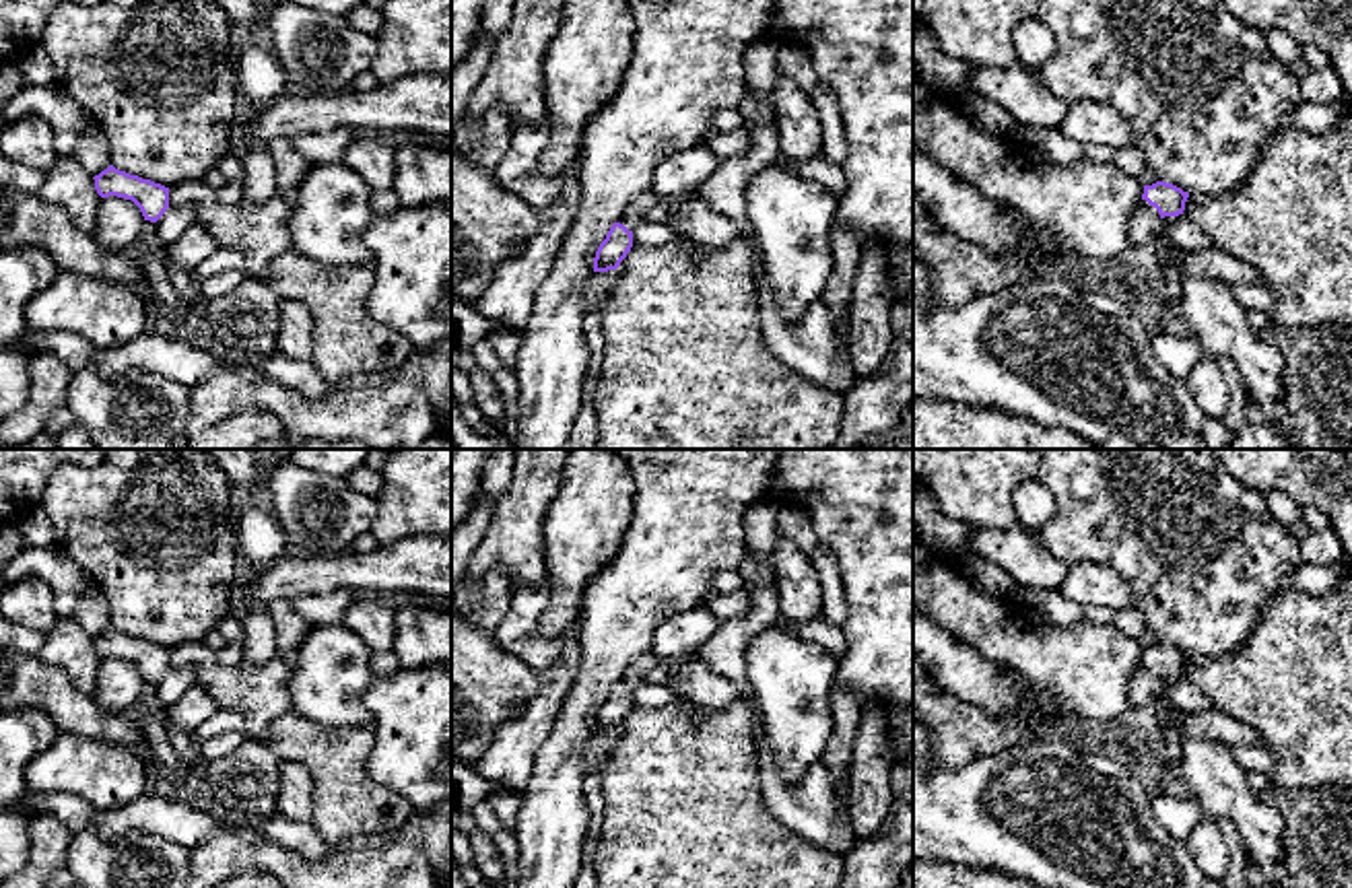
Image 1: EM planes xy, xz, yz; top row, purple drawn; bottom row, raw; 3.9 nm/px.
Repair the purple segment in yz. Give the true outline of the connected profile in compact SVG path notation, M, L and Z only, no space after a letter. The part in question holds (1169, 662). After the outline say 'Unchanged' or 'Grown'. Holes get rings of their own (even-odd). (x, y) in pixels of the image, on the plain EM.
M1167 643L1144 647L1140 670L1131 678L1131 709L1144 709L1162 696L1162 680L1183 676L1187 659L1187 653Z. Grown

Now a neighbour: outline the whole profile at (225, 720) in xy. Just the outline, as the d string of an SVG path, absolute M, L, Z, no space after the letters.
M221 709L208 721L204 721L196 731L192 731L192 738L196 744L202 744L212 736L243 729L245 721L247 717L243 713L233 709Z

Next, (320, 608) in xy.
M336 589L328 593L305 593L291 600L295 610L313 626L342 622L346 610L357 600L350 589Z

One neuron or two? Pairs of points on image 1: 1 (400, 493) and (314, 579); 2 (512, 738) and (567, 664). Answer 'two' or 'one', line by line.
1: two
2: one

